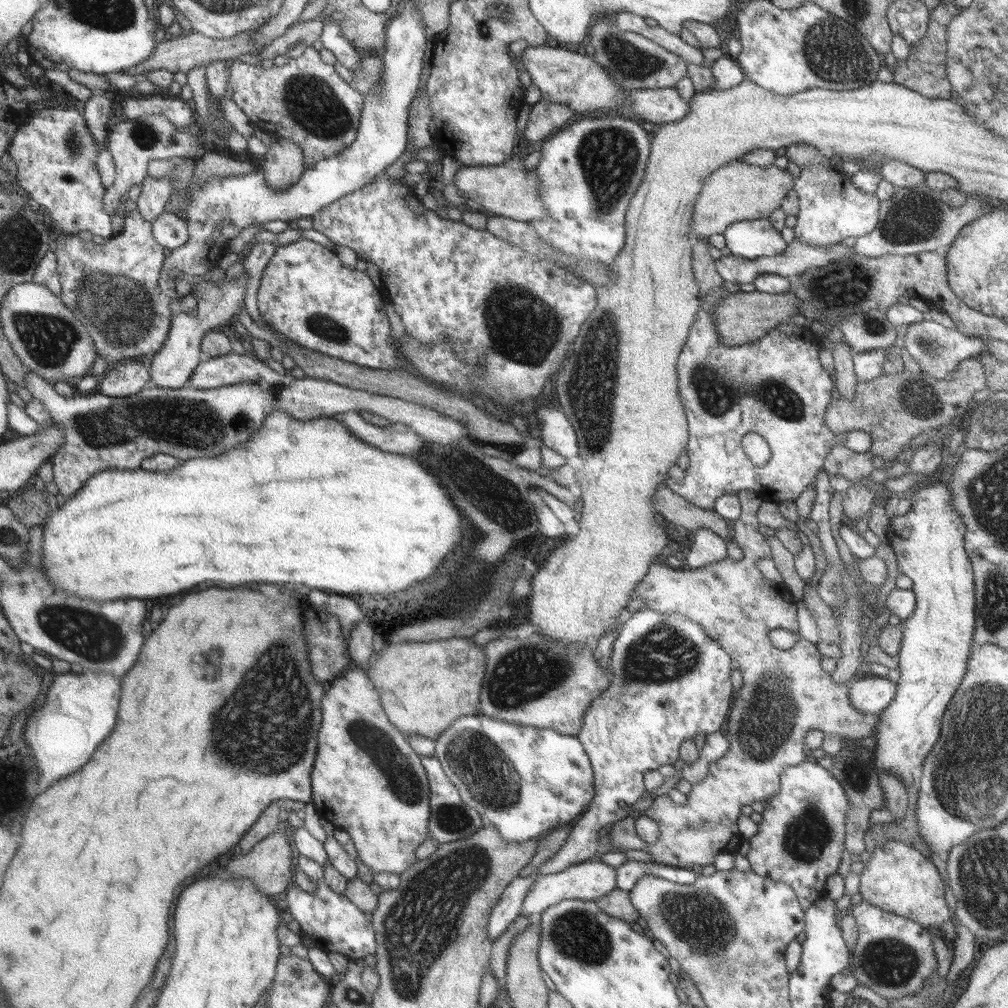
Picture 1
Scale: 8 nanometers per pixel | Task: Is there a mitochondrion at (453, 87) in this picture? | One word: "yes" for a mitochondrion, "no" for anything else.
no

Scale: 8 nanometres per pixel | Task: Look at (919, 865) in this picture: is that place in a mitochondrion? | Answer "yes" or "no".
no

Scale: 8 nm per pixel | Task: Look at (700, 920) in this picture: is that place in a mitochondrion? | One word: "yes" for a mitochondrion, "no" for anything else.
yes

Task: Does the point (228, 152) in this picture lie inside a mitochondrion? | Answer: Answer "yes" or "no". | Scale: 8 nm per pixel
no

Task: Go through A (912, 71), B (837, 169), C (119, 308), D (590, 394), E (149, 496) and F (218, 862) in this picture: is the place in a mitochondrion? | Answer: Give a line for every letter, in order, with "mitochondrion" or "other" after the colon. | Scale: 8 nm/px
A: other
B: other
C: mitochondrion
D: mitochondrion
E: other
F: other

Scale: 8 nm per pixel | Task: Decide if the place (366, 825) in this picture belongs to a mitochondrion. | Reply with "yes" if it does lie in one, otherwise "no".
no

